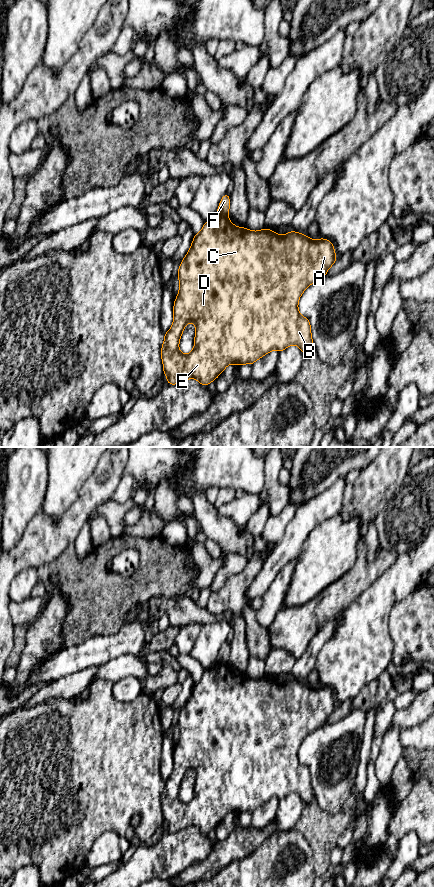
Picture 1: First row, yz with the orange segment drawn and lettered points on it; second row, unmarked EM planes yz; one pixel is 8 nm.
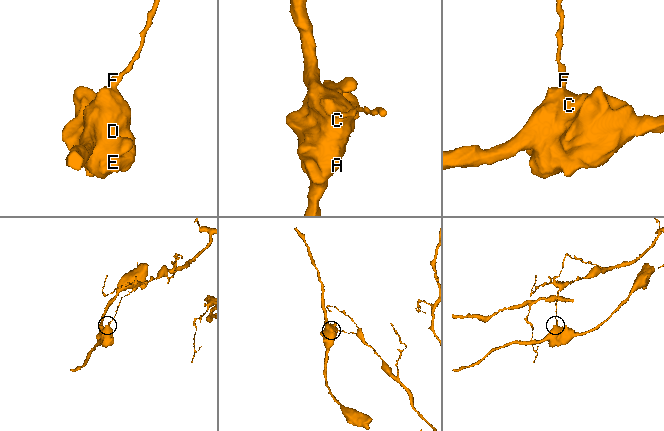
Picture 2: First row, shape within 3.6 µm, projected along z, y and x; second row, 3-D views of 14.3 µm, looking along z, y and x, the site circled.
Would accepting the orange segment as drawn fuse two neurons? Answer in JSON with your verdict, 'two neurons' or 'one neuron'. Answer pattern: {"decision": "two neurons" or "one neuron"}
{"decision": "two neurons"}

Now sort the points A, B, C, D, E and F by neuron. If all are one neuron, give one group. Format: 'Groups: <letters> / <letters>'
Groups: A B C D E / F

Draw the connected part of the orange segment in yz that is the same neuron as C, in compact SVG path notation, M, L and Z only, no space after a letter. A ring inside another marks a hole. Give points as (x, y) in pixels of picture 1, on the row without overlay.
M218 662L204 670L202 678L194 682L177 720L179 739L173 753L173 771L164 782L161 794L166 831L177 833L187 827L196 827L207 835L229 812L253 813L269 800L282 800L291 793L297 793L305 805L310 804L315 799L311 772L299 760L299 747L311 732L326 725L336 708L333 691L325 686L313 688L294 678L284 683L268 676L253 679L245 674L237 675L228 664ZM188 770L195 772L194 796L189 802L183 802L179 791Z

